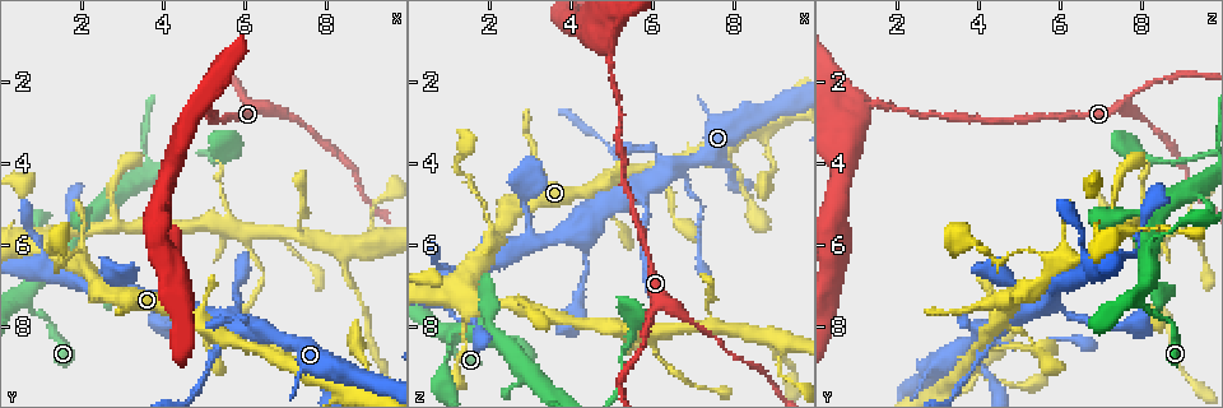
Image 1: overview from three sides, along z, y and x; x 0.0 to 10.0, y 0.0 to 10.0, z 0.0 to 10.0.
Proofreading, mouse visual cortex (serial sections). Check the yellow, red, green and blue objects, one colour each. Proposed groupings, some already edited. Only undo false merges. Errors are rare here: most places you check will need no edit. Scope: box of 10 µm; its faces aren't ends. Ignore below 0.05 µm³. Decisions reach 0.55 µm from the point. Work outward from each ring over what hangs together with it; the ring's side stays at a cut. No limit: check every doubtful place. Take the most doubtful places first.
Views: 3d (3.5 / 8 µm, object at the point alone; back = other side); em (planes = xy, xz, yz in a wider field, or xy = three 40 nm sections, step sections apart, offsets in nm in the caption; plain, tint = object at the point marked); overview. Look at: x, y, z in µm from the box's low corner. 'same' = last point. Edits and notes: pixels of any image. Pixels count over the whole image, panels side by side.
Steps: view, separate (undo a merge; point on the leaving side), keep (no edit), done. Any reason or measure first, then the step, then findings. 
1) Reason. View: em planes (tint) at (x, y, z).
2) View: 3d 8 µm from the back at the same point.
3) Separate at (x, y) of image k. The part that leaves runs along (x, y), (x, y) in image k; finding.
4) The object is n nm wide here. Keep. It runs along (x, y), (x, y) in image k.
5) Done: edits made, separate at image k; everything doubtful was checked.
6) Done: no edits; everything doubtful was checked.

Two arms at a narrow angle. View: 3d 3.5 µm at (4.90, 2.80, 1.15).

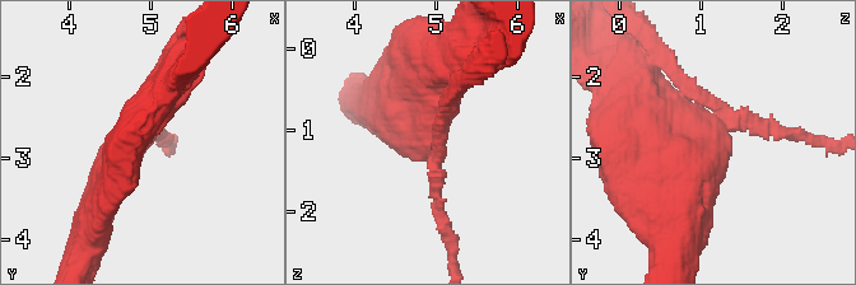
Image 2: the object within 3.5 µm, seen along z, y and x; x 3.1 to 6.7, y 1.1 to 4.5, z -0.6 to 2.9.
View: em xy step 3 (tint) at (4.90, 2.75, 1.15).

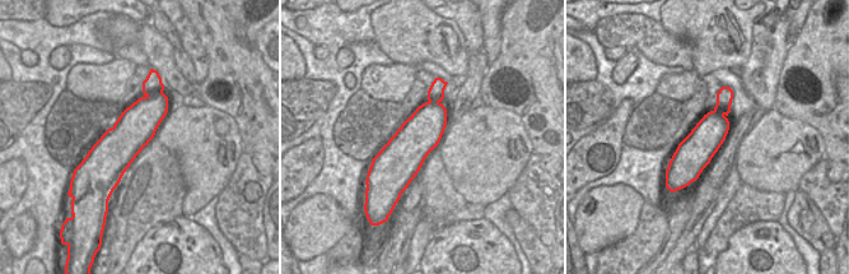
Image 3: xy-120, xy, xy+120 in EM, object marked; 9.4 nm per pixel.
Keep. It runs along (787, 135), (729, 124), (685, 205) in image 2; one cell here.

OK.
Four arms meet. View: 3d 8 µm from the back at (5.65, 7.70, 4.85).

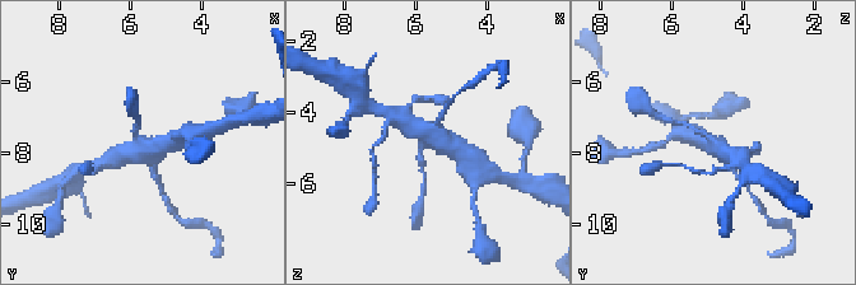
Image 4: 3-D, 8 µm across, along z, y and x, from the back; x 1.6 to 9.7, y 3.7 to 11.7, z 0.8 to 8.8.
Closer look. View: 3d 3.5 µm at the same point.

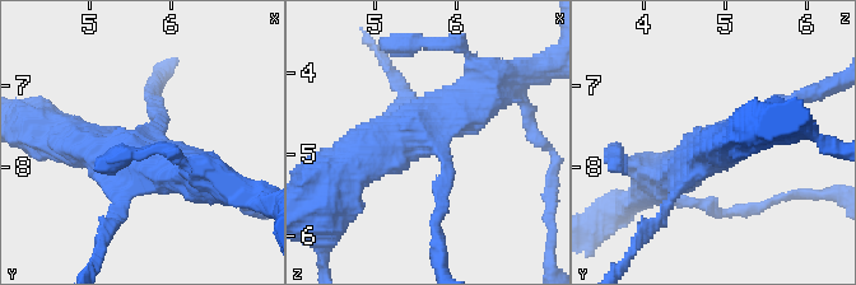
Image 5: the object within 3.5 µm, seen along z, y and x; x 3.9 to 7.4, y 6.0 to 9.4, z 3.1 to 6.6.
4 arms meet here; the arms are 150, 150, 500, 500 nm wide. View: em planes (tint) at (5.70, 7.70, 4.85).

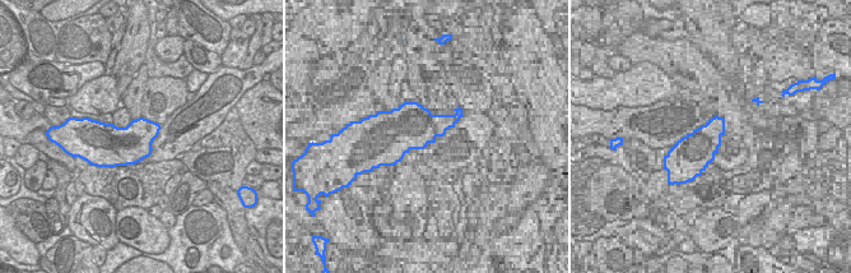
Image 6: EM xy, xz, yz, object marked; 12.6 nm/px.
Keep. It runs along (485, 94), (344, 169) in image 5; one cell here.

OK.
Calibre changes. View: 3d 3.5 µm at (5.40, 8.55, 4.20).

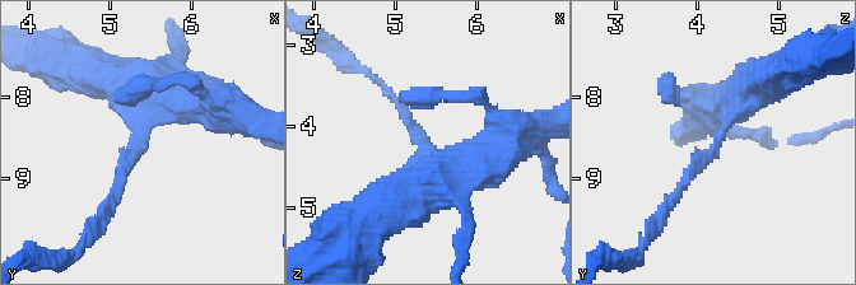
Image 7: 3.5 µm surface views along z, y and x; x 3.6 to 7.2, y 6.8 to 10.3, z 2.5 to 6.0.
The arms are 150, 500 nm wide. View: em xy step 1 (tint) at (5.35, 8.50, 4.30).

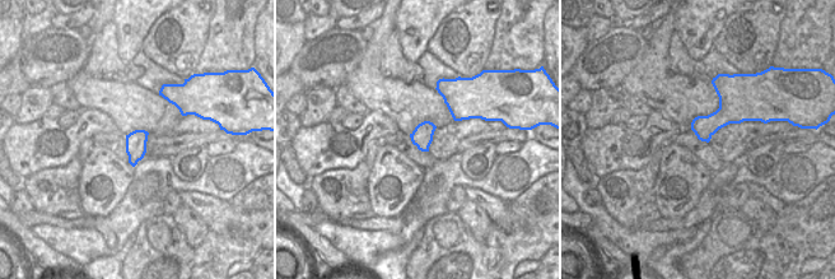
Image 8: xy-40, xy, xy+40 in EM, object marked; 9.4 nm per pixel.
Keep. It runs along (189, 101), (138, 116), (111, 202) in image 7; one cell here.

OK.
Looks like a crossing. View: 3d 8 µm at (6.05, 5.65, 8.15).

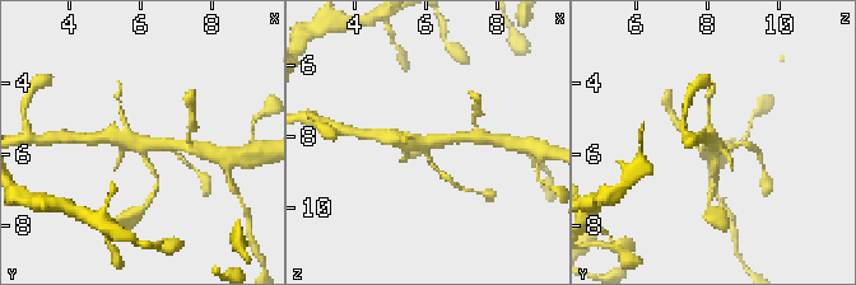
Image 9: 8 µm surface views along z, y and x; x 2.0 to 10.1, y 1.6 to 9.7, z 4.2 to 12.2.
Zoom in. View: 3d 3.5 µm at the same point.

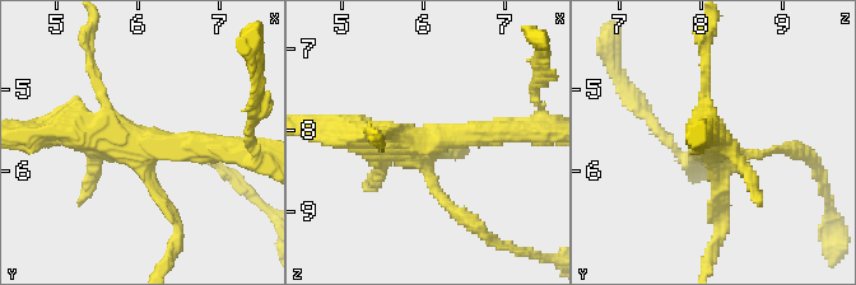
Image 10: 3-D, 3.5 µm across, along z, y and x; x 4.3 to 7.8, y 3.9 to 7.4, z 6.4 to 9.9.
4 arms meet here; the arms are 150, 150, 300, 400 nm wide. View: em xy step 1 (tint) at (6.05, 5.70, 8.15).

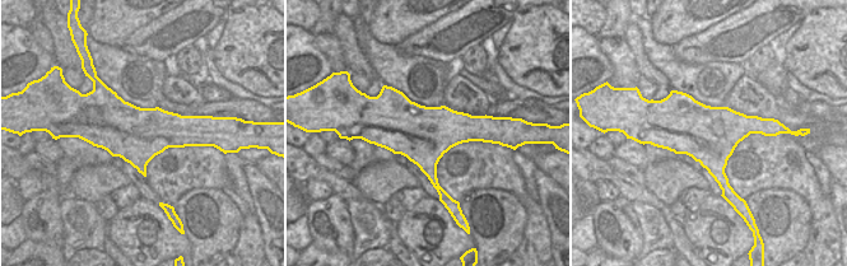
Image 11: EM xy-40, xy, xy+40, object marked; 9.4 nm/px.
Keep. It runs along (57, 130), (222, 149) in image 10; all the same cell.

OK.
Done: no edits; everything doubtful was checked.

